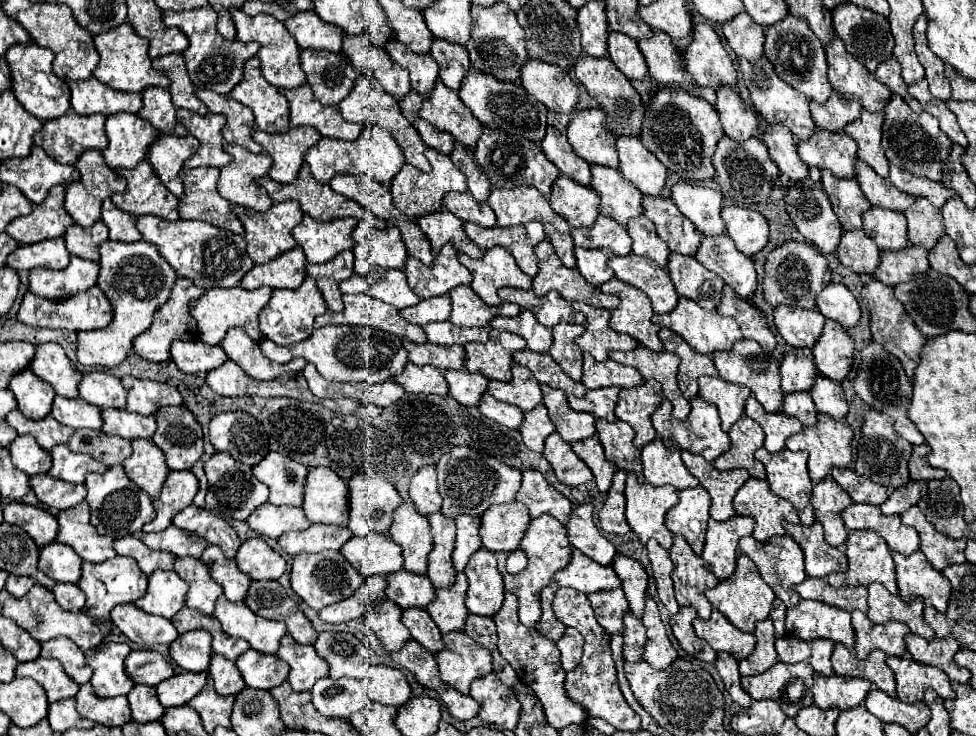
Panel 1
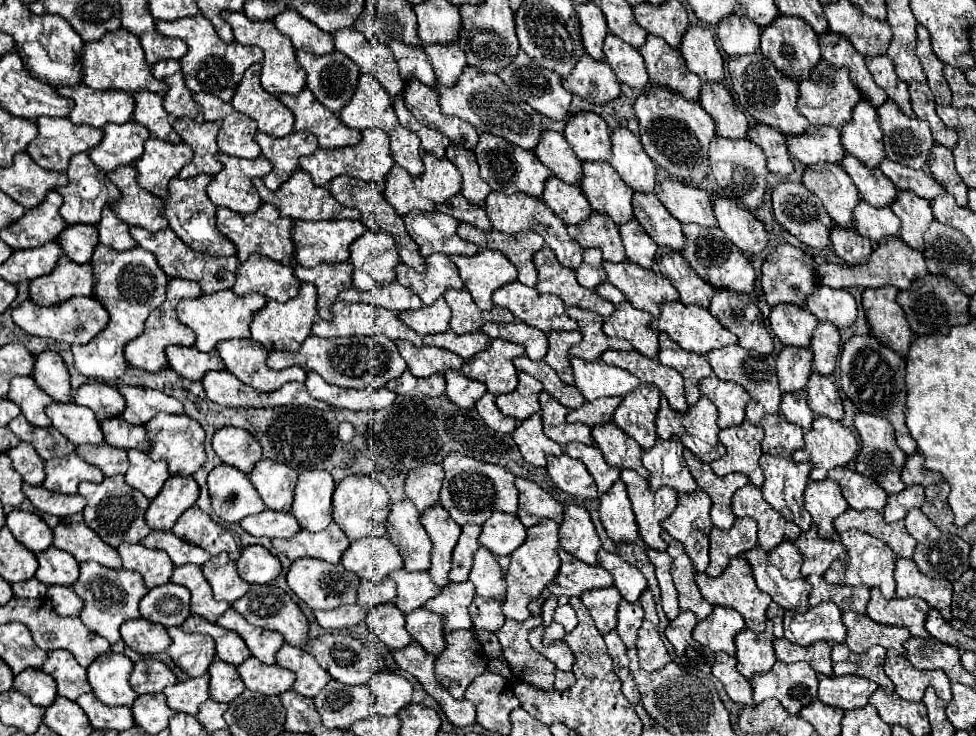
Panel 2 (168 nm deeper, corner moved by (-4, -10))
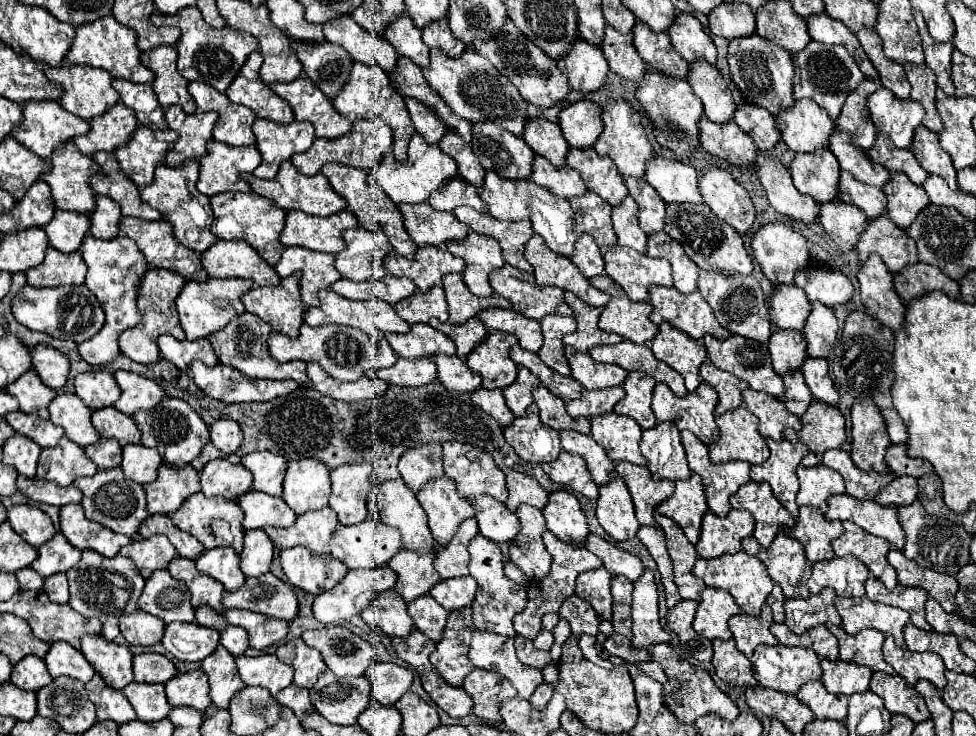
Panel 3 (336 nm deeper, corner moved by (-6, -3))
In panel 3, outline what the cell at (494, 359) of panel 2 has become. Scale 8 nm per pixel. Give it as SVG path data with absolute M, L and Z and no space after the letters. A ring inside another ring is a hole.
M491 330L489 336L467 356L469 368L481 374L483 388L507 388L515 382L517 366L509 358L509 348L513 344L517 344L517 338L513 334Z

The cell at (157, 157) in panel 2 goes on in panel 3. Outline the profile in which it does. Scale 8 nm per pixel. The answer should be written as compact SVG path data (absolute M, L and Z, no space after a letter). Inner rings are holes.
M137 126L127 144L117 146L113 152L125 176L137 186L153 182L153 172L163 164L167 150L175 144L177 132L173 130L151 130Z

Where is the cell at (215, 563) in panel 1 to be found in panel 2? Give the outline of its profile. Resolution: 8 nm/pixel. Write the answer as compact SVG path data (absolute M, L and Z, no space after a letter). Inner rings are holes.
M227 553L211 557L201 569L203 569L203 575L209 581L209 585L211 585L213 595L215 595L217 601L235 603L249 589L249 583L239 577L237 567L229 559Z

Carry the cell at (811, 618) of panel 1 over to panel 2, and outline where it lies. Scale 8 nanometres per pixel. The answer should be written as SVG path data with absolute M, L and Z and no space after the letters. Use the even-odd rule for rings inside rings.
M835 603L809 607L805 613L785 613L785 637L797 645L813 645L817 641L845 643L847 627L841 621L841 609Z

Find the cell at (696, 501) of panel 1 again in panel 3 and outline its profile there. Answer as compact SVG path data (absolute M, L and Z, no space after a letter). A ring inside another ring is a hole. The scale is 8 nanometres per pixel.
M691 474L689 480L677 480L675 492L657 506L657 512L673 518L685 532L691 544L697 544L701 520L707 512L703 482L697 474Z

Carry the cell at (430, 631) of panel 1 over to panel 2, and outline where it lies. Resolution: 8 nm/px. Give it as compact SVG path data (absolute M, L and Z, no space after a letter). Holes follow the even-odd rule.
M425 607L407 615L407 631L417 643L421 643L427 653L435 657L445 649L443 621L439 615L427 611Z

